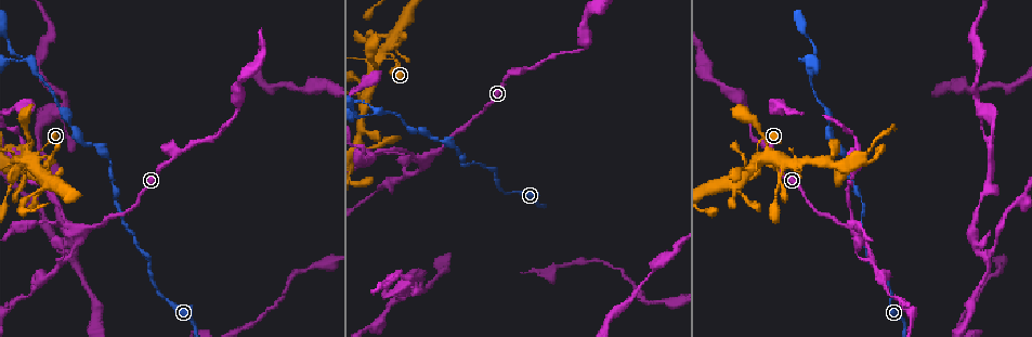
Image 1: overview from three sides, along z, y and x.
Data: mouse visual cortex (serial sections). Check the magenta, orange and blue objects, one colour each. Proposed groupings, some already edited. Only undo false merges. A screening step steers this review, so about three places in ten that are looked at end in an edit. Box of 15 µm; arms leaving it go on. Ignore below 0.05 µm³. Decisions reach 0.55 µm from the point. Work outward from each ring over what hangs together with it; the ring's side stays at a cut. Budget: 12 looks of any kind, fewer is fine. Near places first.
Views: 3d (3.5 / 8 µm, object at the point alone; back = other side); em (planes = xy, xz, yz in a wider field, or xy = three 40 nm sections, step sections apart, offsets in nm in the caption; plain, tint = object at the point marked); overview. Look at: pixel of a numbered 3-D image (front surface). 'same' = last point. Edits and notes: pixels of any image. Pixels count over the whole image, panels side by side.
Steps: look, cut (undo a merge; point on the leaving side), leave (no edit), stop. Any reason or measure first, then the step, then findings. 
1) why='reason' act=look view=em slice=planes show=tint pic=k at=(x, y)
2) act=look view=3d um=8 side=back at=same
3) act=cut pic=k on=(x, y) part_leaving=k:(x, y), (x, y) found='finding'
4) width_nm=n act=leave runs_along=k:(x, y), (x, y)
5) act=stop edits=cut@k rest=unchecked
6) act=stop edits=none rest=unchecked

why='arms part here' act=look view=3d um=3.5 pic=1 at=(79, 228)

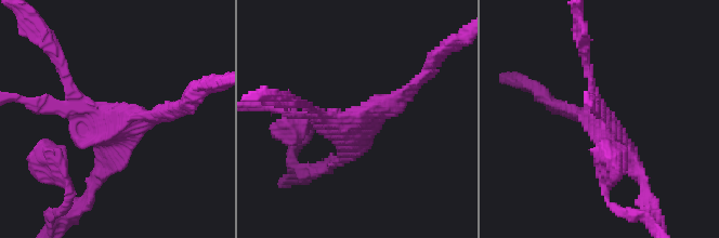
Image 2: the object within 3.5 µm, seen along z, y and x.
act=look view=em slice=xy step=1 show=tint pic=2 at=(119, 120)

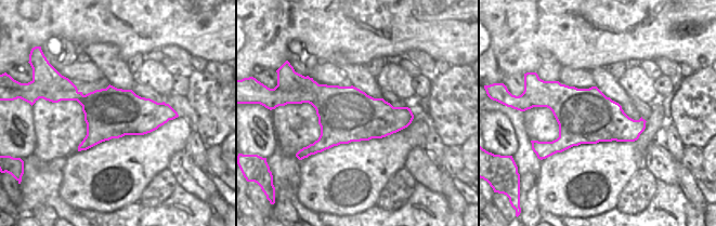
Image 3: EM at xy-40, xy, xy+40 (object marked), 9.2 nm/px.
act=leave runs_along=2:(419, 79), (350, 120), (310, 109) found='all the same cell'

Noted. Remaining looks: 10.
why='arms part here' act=look view=3d um=3.5 pic=1 at=(173, 155)

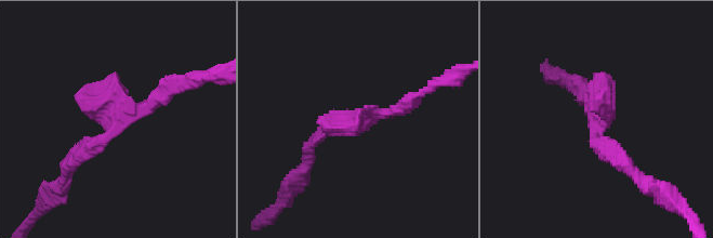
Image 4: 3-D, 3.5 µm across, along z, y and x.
act=look view=em slice=xy step=1 show=tint pic=4 at=(361, 115)

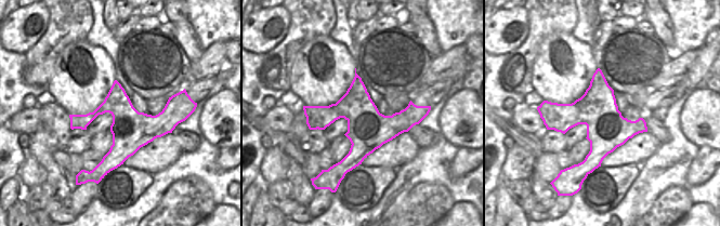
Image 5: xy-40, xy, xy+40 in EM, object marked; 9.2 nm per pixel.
width_nm=380 act=leave runs_along=4:(71, 162), (174, 82) found='continuous, no second cell'

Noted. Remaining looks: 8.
why='sudden change in width' act=look view=3d um=3.5 pic=1 at=(855, 142)

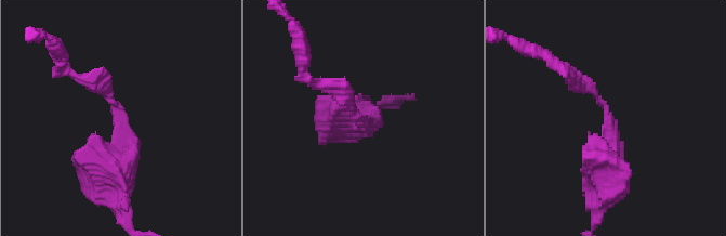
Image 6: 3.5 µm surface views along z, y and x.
arm_widths_nm=200,450 act=look view=em slice=xy step=1 show=tint pic=6 at=(606, 115)

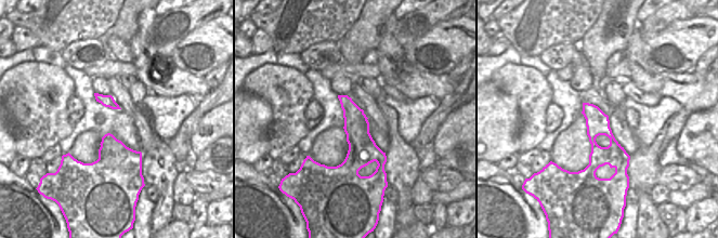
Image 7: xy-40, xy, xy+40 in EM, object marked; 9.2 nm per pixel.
why='another direction' act=look view=em slice=xy step=2 show=tint at=same

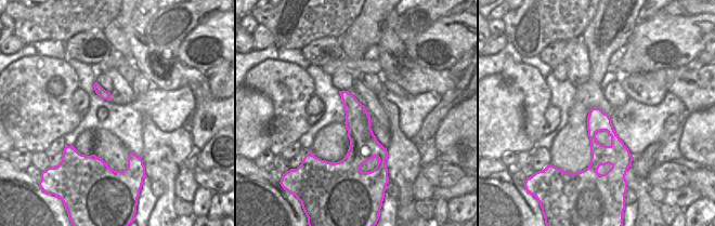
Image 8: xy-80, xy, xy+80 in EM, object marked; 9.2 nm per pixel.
act=leave runs_along=6:(116, 189), (119, 109), (79, 79) found='all the same cell'

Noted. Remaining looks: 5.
why='looks like a crossing' act=look view=3d um=3.5 pic=1 at=(758, 157)

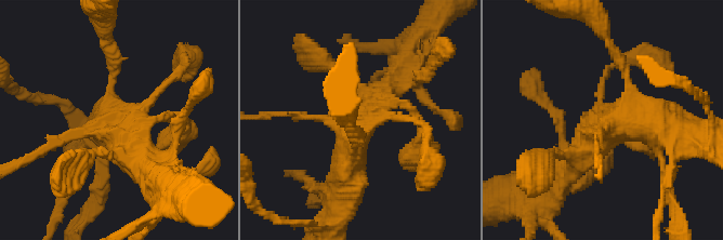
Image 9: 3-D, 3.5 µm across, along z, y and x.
why='now the EM' act=look view=em slice=planes show=tint pic=9 at=(134, 115)

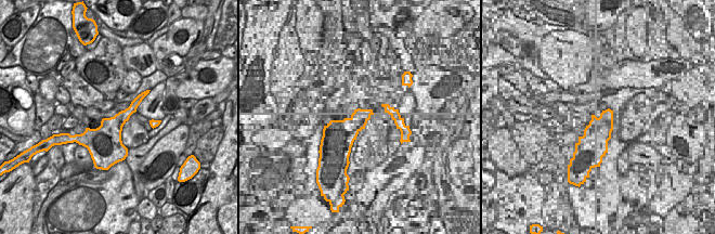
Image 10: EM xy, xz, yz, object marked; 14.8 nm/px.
act=leave runs_along=9:(186, 65), (135, 115), (103, 121) found='all the same cell'

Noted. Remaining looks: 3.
why='narrows sharply' act=look view=em slice=planes show=tint pic=1 at=(377, 114)

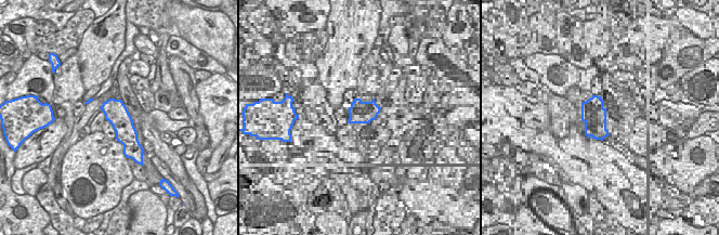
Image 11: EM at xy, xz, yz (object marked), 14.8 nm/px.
act=look view=3d um=3.5 side=back at=same

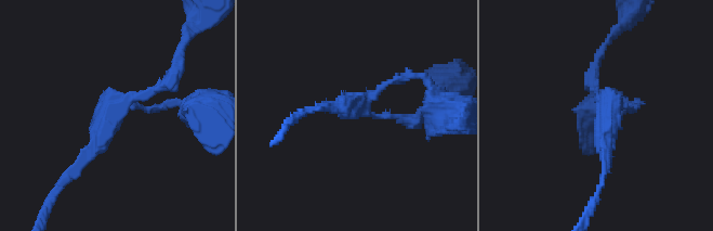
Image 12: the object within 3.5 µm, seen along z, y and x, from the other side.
arms=3 act=leave runs_along=12:(79, 166), (115, 108), (179, 69) found='all the same cell'

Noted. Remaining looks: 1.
act=stop edits=none rest=unchecked

